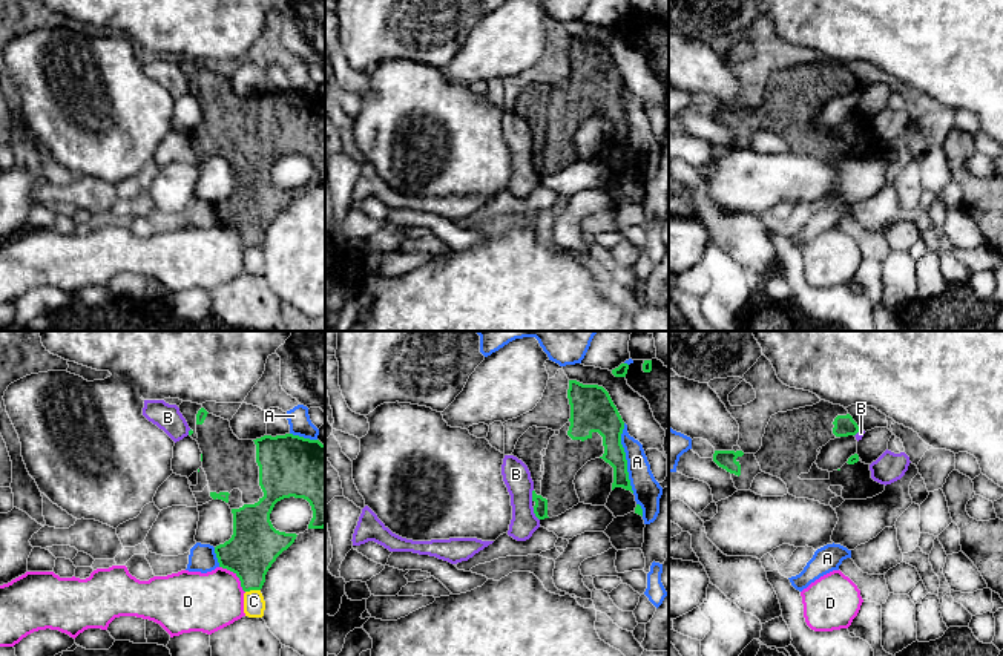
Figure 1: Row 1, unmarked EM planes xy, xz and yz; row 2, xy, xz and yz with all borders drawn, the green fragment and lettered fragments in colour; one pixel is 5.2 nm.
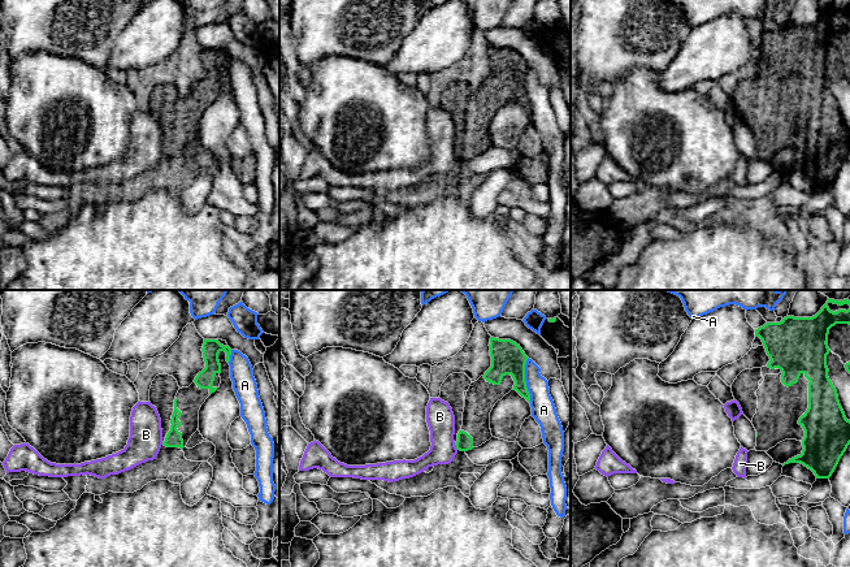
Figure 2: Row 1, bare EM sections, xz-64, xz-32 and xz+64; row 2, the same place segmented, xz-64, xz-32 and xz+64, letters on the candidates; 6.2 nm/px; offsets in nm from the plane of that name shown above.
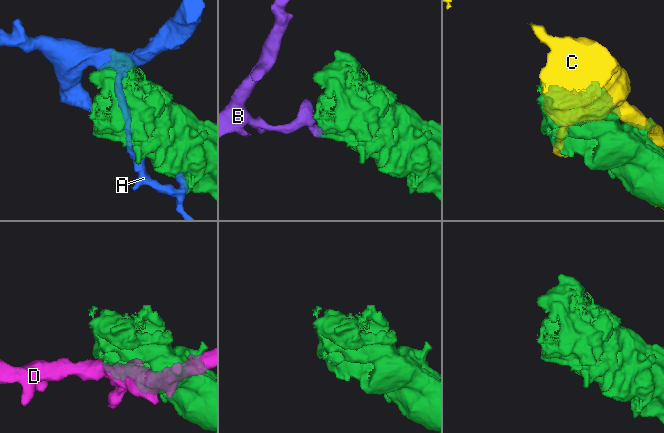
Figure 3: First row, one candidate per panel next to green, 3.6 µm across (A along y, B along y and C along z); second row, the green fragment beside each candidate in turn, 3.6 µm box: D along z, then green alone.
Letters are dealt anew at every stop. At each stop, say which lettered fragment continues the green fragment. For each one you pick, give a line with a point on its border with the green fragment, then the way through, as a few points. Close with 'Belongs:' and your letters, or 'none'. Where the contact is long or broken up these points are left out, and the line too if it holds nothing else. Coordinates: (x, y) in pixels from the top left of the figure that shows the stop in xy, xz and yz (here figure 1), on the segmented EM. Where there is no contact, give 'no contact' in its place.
Belongs: none

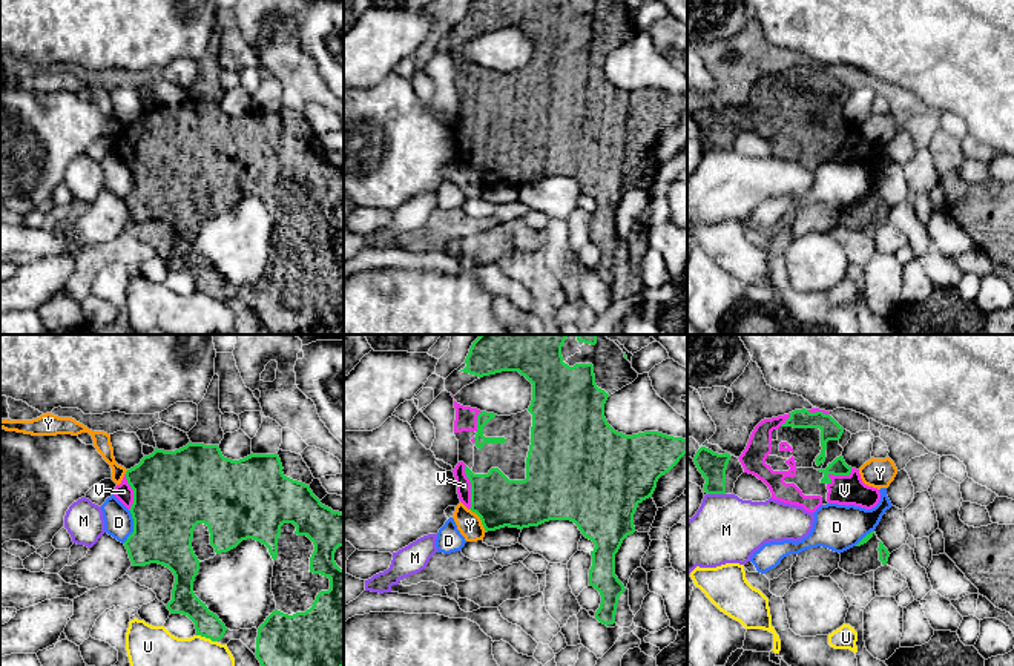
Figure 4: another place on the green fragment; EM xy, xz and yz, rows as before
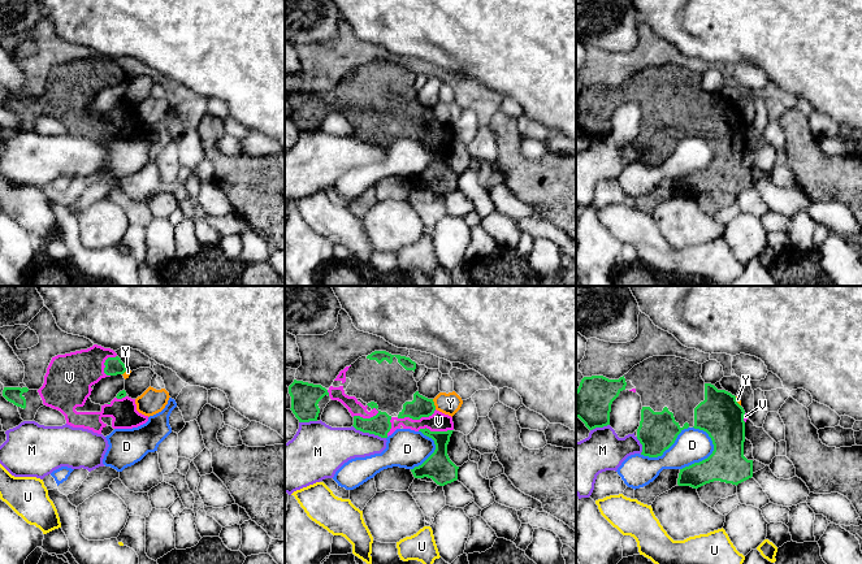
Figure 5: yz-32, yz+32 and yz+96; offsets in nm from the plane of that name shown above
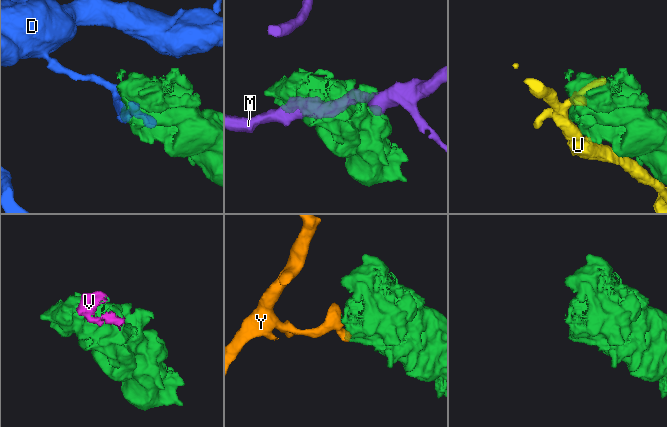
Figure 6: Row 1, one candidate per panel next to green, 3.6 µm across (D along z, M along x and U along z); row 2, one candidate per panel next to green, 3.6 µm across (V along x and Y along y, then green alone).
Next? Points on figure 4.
V: meets green in xz at (471, 487)
Belongs: V

